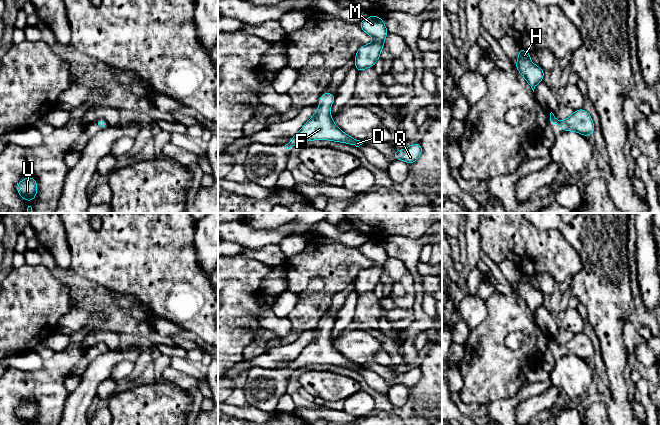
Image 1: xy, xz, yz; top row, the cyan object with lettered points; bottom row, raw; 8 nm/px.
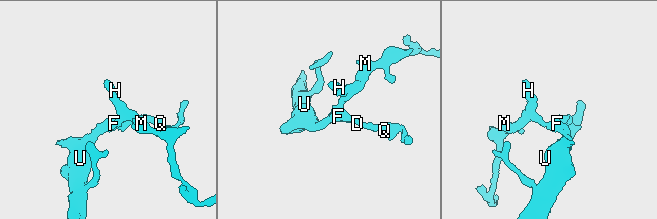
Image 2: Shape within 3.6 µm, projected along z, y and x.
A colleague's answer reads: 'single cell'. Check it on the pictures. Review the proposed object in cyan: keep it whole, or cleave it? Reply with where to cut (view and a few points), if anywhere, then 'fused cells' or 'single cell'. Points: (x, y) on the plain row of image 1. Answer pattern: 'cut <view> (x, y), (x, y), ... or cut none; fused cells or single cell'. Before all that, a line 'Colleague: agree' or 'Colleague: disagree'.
Colleague: agree
cut none; single cell

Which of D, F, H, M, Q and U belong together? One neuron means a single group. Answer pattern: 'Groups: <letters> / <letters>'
Groups: D F H M Q U

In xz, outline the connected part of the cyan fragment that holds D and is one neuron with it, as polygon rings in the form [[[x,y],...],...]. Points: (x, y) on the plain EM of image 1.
[[[329,316],[320,319],[320,330],[315,338],[303,349],[301,354],[284,370],[287,374],[294,369],[310,364],[332,364],[356,371],[363,368],[363,365],[352,362],[335,349],[329,333],[335,324],[335,320]]]

